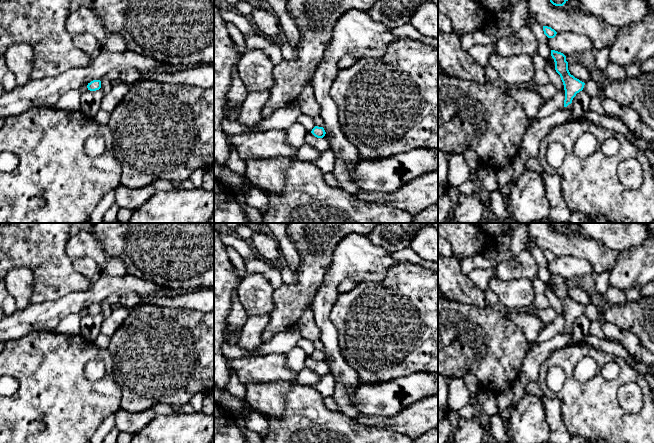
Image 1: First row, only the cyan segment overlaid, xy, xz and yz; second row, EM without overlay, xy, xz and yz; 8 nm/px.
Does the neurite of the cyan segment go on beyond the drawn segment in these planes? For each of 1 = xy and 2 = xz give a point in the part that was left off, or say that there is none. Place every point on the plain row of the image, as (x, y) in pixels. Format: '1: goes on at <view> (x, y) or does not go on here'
1: does not go on here
2: does not go on here

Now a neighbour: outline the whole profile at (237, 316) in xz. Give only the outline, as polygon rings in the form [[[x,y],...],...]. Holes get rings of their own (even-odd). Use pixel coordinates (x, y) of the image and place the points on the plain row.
[[[237,292],[233,293],[231,309],[227,315],[227,322],[230,326],[230,335],[226,340],[231,345],[237,345],[240,339],[240,332],[242,331],[246,321],[247,312],[238,300]]]

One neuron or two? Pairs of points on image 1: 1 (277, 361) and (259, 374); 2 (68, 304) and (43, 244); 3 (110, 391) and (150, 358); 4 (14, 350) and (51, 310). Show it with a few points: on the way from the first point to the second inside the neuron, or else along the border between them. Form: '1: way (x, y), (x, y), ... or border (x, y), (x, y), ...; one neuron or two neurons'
1: way (273, 365), (263, 370); one neuron
2: border (87, 290), (68, 293), (54, 300), (41, 302); two neurons
3: border (112, 362), (112, 378), (120, 389), (120, 407); two neurons
4: border (53, 330), (34, 330), (10, 340); two neurons

